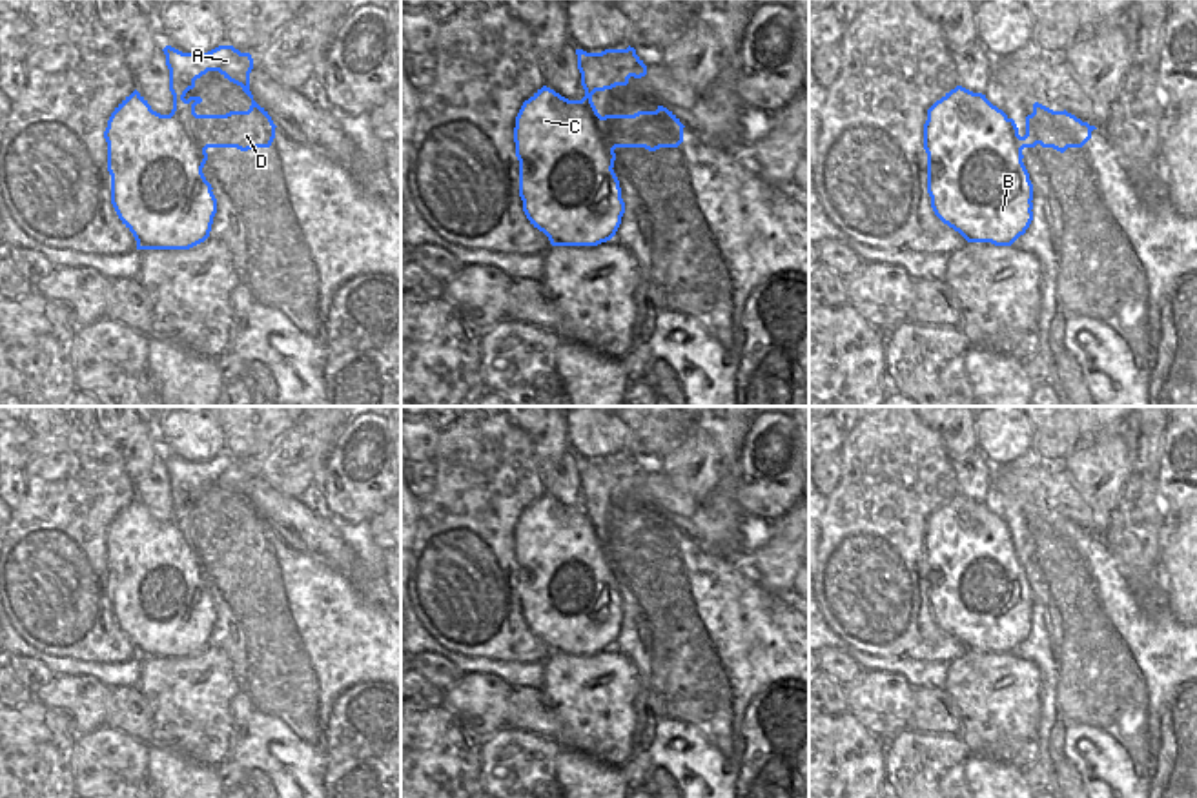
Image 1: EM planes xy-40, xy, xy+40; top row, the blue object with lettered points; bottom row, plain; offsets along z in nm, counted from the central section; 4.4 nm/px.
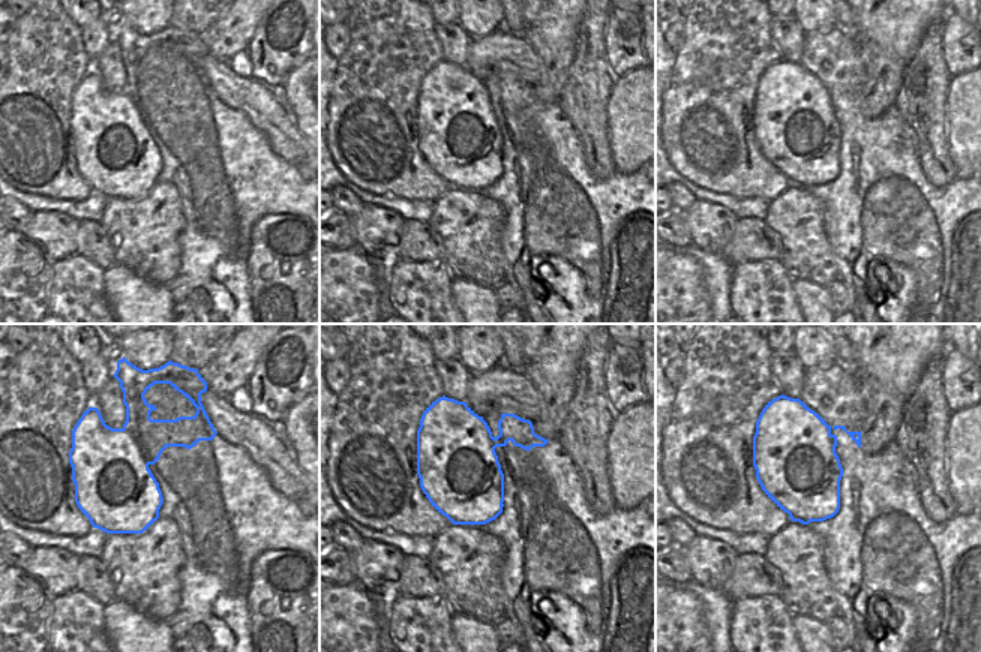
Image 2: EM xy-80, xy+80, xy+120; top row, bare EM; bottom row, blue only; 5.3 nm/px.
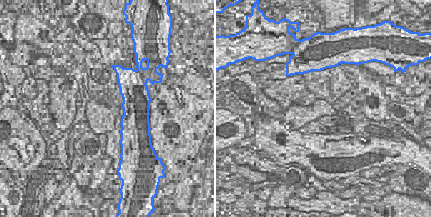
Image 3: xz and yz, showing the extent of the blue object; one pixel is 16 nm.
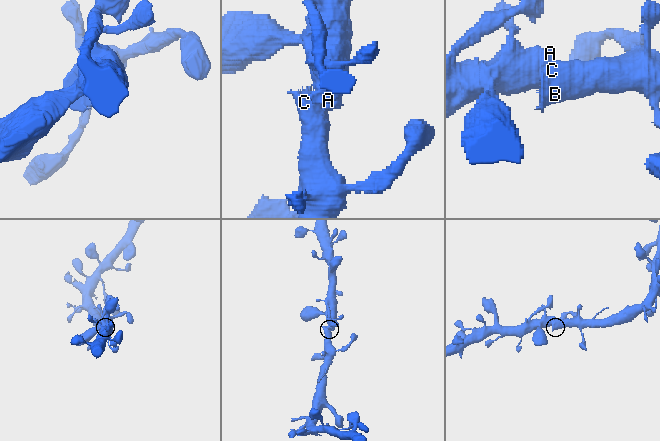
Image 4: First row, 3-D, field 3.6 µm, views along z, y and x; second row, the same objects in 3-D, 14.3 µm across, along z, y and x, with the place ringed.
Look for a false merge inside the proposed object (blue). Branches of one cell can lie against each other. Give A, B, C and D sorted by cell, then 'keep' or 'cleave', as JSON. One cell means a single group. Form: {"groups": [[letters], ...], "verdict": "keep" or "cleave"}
{"groups": [["A", "B", "C", "D"]], "verdict": "keep"}

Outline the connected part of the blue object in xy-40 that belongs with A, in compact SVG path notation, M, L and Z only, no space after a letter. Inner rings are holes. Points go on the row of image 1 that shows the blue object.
M166 46L166 66L169 69L169 91L173 109L160 115L135 89L111 113L104 138L107 142L107 171L111 175L111 204L122 224L133 233L137 250L189 250L210 237L217 199L202 168L208 148L270 148L275 138L275 124L250 91L253 58L233 46L219 46L208 53L182 53ZM208 71L219 71L224 78L242 87L251 98L248 111L226 115L197 115L200 97L184 98L195 87L195 80Z

